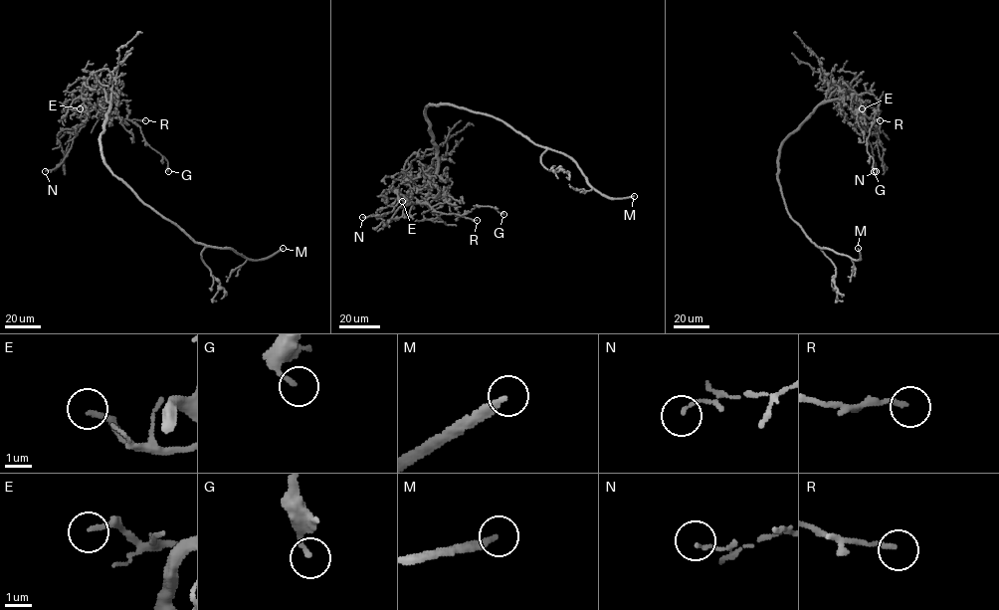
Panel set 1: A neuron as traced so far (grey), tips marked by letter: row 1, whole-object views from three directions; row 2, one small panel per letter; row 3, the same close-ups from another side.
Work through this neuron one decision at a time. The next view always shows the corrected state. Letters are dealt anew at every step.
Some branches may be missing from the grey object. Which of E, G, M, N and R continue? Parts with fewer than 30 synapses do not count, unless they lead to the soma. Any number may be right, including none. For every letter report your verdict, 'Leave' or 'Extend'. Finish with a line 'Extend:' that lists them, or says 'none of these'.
E: Extend
G: Leave
M: Extend
N: Leave
R: Leave
Extend: E, M

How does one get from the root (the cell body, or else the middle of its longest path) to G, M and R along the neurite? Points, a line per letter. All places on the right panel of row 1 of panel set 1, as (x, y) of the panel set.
G: (778, 161), (781, 143), (819, 104), (852, 98), (863, 105), (867, 115), (875, 119), (867, 140), (874, 171)
M: (778, 161), (777, 181), (786, 209), (809, 239), (818, 247), (857, 260), (860, 258), (858, 248)
R: (778, 161), (781, 143), (821, 103), (852, 98), (863, 105), (867, 115), (880, 120)

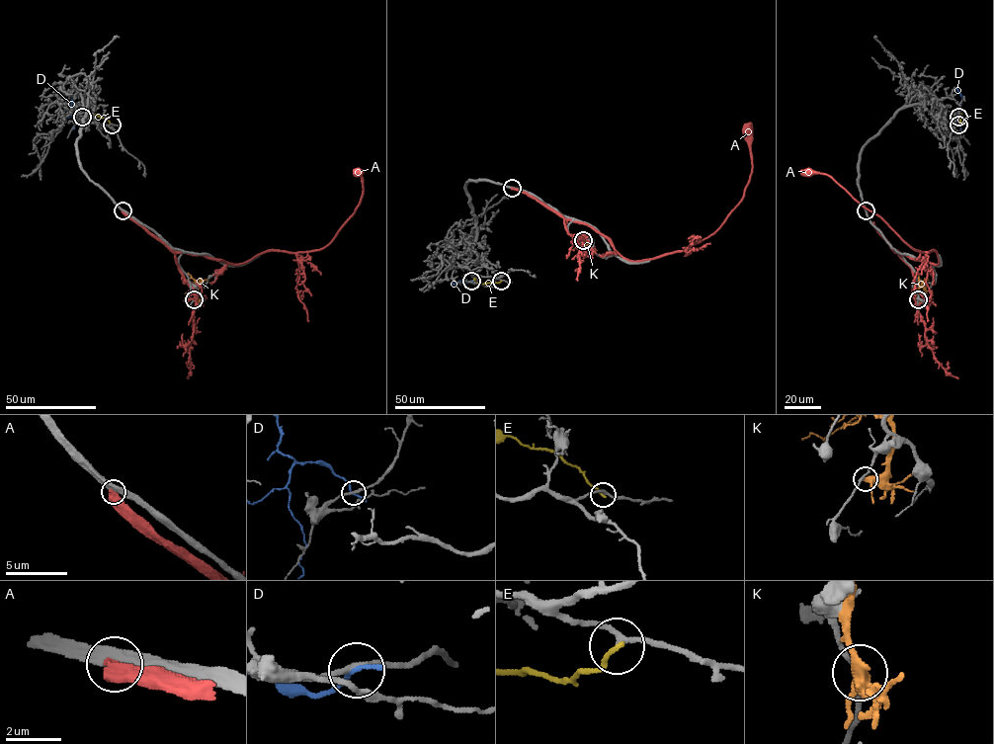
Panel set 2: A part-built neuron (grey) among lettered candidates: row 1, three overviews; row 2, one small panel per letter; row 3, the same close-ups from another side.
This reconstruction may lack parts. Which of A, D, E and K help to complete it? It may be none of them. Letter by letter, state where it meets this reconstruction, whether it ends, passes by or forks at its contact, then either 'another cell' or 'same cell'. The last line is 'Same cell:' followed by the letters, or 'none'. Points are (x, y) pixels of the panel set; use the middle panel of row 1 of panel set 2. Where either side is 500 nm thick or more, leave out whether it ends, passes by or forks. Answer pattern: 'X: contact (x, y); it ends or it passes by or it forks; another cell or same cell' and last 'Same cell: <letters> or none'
A: contact (512, 188); another cell
D: contact (471, 281); it ends; another cell
E: contact (501, 281); it ends; another cell
K: contact (583, 240); it passes by; another cell
Same cell: none

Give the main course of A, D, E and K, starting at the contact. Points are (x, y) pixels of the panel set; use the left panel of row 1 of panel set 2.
A: (123, 210), (176, 252), (245, 263), (268, 251), (296, 253), (324, 248), (360, 202), (362, 177), (356, 172)
D: (82, 117), (70, 110), (77, 88)
E: (112, 124), (95, 115), (85, 118)
K: (194, 299), (199, 286), (185, 293)

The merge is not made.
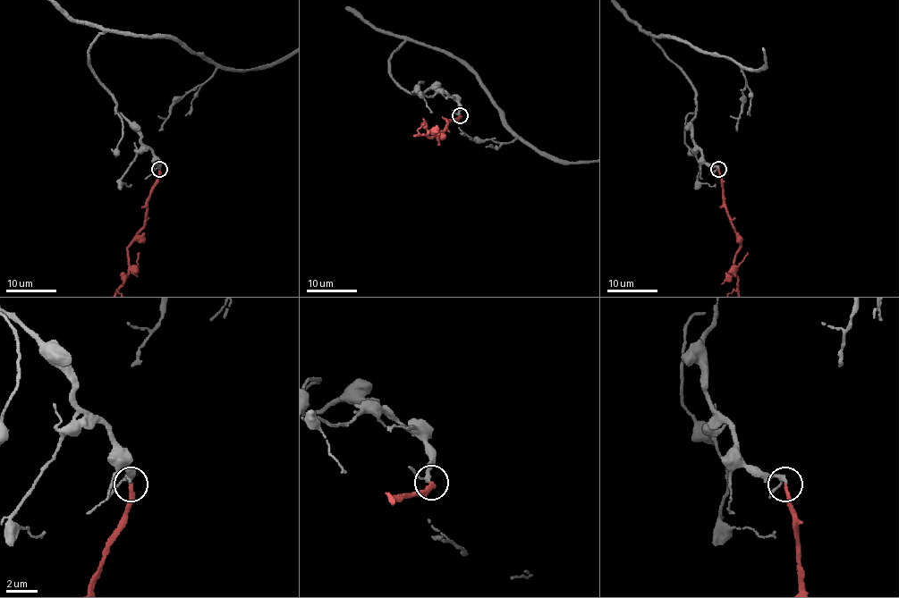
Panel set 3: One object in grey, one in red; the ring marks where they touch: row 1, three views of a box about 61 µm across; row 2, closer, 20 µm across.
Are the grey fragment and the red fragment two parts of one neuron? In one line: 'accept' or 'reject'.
accept

